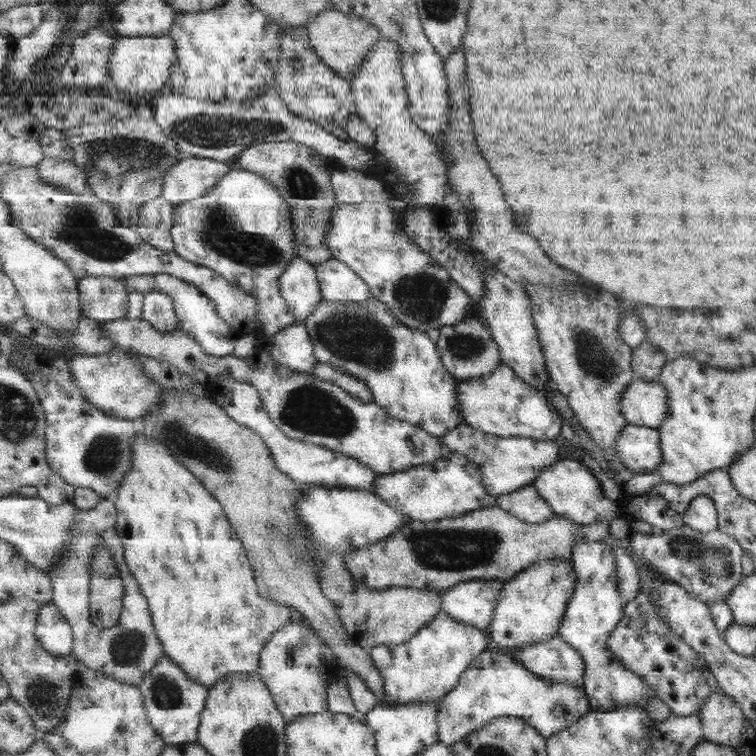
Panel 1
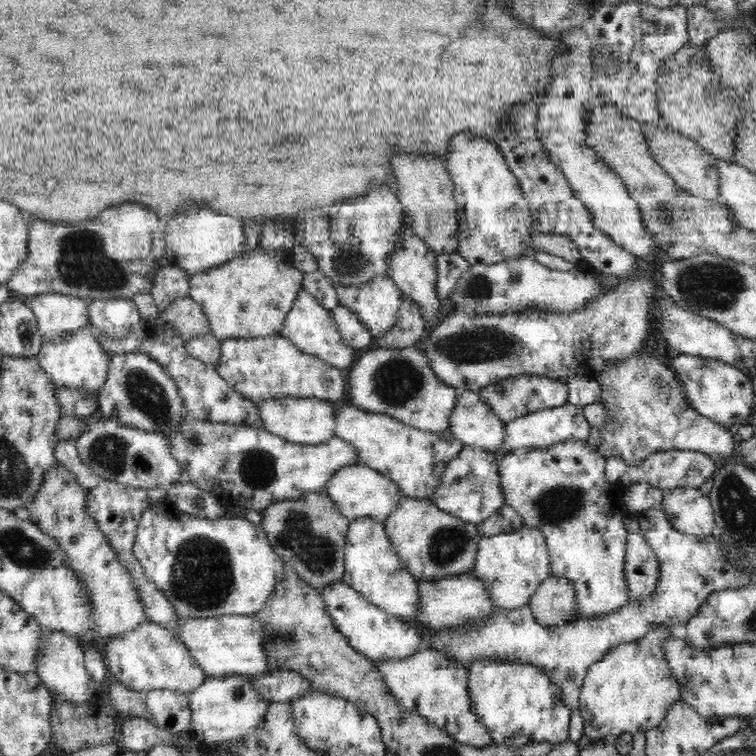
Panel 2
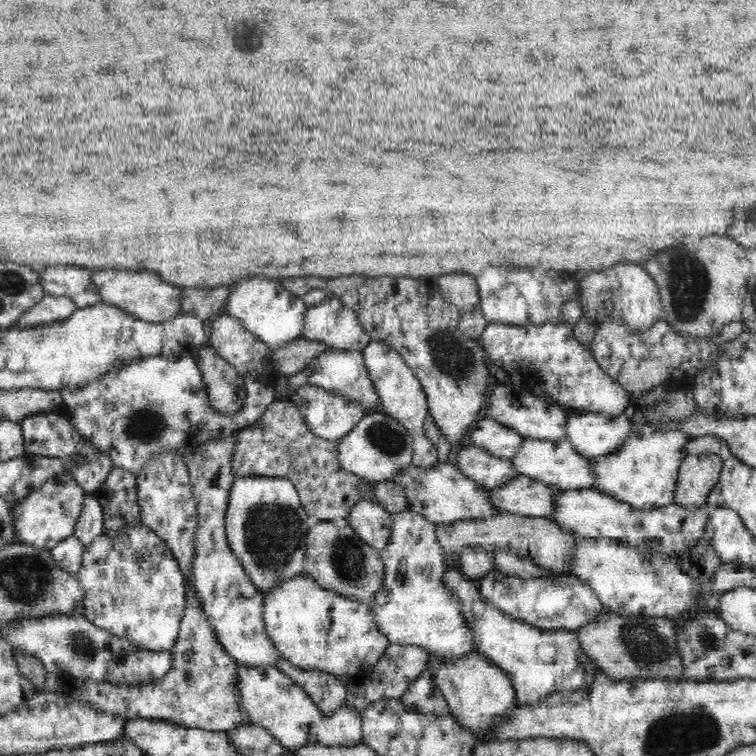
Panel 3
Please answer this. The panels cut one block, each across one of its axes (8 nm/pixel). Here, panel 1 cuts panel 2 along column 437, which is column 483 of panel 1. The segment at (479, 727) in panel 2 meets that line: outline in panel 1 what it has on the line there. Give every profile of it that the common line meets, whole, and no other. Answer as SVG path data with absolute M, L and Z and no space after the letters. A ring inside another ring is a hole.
M489 647L471 662L456 687L440 700L438 711L439 738L452 746L499 717L523 720L547 739L549 735L575 723L588 710L588 699L582 688L547 681L517 664L511 656Z

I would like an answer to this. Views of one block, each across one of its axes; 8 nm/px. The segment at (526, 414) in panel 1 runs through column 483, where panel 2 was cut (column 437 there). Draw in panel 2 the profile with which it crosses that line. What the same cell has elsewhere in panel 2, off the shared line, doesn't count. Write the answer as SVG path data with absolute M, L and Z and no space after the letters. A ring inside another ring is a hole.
M416 347L370 348L345 374L351 403L363 411L391 416L424 432L450 430L449 421L452 420L459 393L436 375L424 350Z

